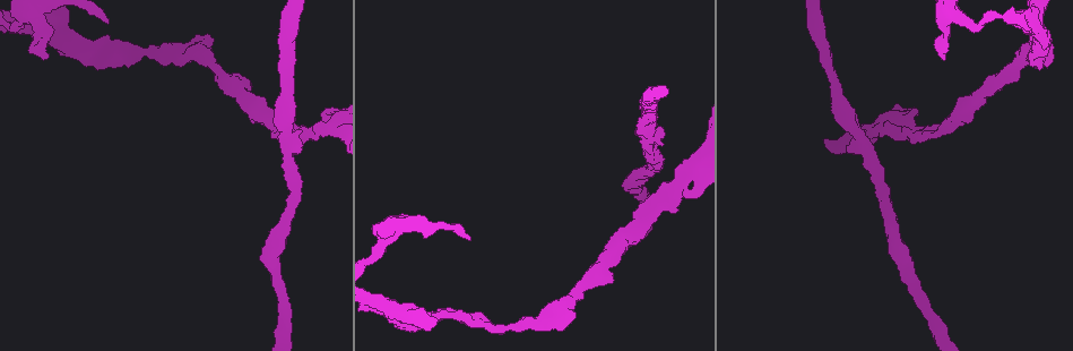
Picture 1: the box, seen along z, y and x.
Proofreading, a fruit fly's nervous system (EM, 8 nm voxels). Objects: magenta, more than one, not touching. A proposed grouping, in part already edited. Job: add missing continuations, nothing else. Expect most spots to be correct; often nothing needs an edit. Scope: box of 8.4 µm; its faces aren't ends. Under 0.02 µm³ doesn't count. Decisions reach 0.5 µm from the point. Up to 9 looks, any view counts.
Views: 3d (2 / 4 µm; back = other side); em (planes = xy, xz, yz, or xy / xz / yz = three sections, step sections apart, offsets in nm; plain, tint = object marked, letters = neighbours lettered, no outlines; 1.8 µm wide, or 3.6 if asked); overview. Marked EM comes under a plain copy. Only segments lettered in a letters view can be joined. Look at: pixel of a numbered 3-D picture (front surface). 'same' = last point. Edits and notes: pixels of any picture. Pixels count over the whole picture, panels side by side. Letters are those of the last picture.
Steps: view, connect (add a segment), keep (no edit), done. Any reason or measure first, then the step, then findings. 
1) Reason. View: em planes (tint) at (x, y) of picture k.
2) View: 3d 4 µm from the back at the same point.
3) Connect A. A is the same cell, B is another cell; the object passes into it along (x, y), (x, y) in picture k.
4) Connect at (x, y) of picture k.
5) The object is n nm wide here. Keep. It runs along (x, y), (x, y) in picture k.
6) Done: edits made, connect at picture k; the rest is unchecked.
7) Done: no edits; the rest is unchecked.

An open end. View: em planes (letters) at (108, 19) of picture 1.

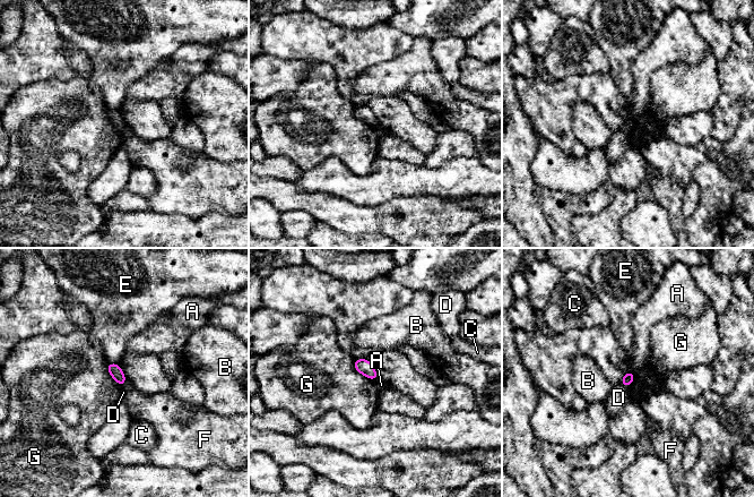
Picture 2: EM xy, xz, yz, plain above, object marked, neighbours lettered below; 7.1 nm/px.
Keep. A, B, C, D, E, F and G are other cells; a border runs along (354, 359), (354, 368), (375, 382) in picture 2; no lettered segment goes on from it.

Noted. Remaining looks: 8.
Free end. View: em xy step 8 (tint) at (944, 57) of picture 1.

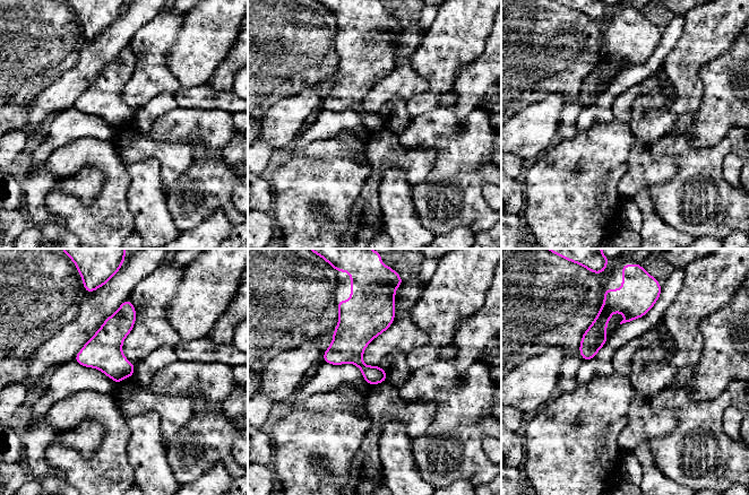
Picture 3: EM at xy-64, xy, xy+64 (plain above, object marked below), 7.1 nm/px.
View: em yz step 16 (letters) at the same point.

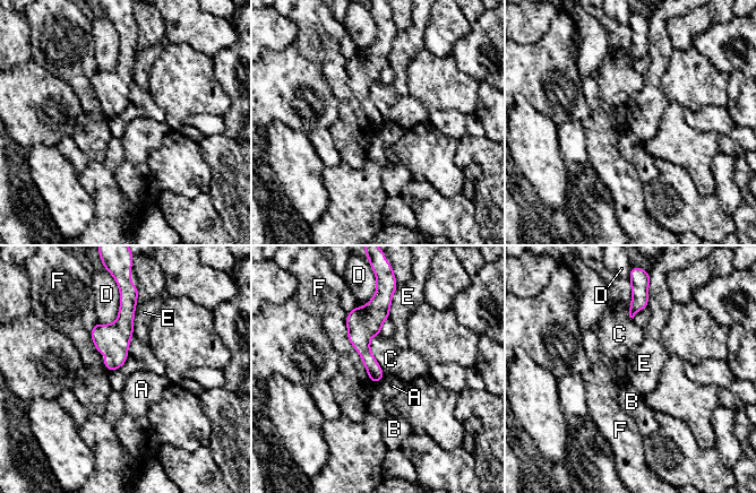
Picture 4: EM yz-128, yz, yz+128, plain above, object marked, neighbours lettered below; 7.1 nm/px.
The object is 100 nm wide here. Keep. A, B, C, D, E and F are other cells; a border runs along (379, 333), (370, 353), (383, 371) in picture 4; no lettered segment goes on from it.

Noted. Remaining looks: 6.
Free end. View: 3d 4 µm at (662, 128) of picture 1.

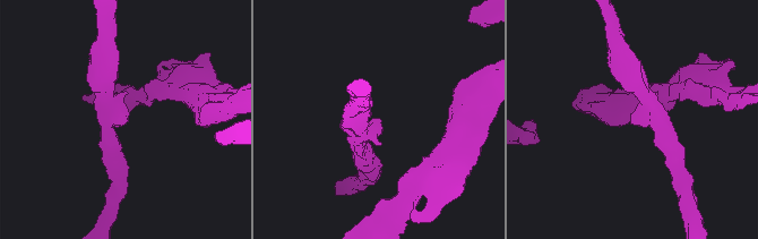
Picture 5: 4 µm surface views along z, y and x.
Now the EM. View: em planes (letters) at (122, 123) of picture 5.

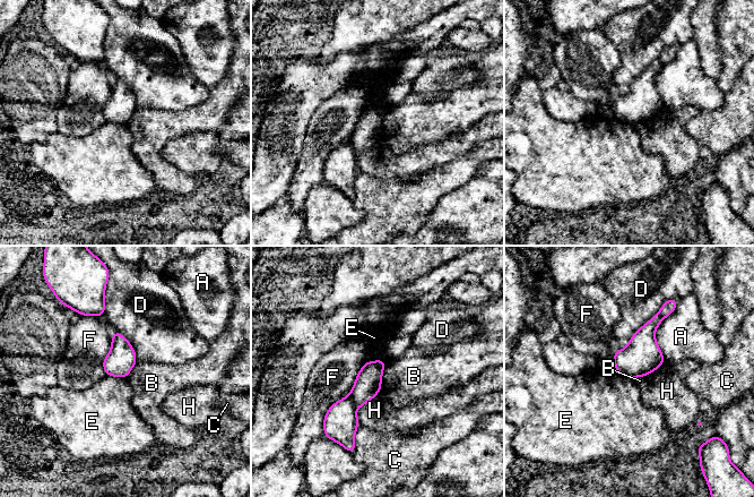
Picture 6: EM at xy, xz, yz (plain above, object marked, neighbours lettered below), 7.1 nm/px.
The longest contact is with D, 500 nm. Keep. A, B, C, D, E, F and H are other cells; it runs along (381, 362), (345, 409), (343, 430) in picture 6; none of them fits.

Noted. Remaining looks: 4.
Closes a loop. View: em yz step 8 (tint) at (677, 204) of picture 1.

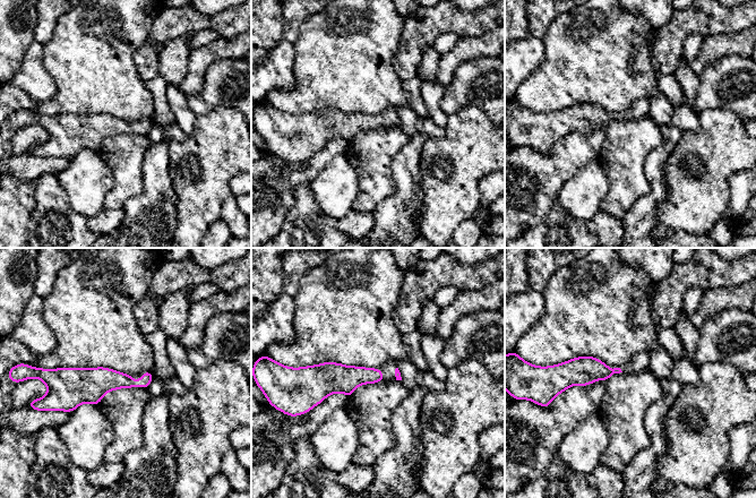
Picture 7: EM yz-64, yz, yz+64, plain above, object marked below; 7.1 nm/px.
View: em planes (letters) at the same point.

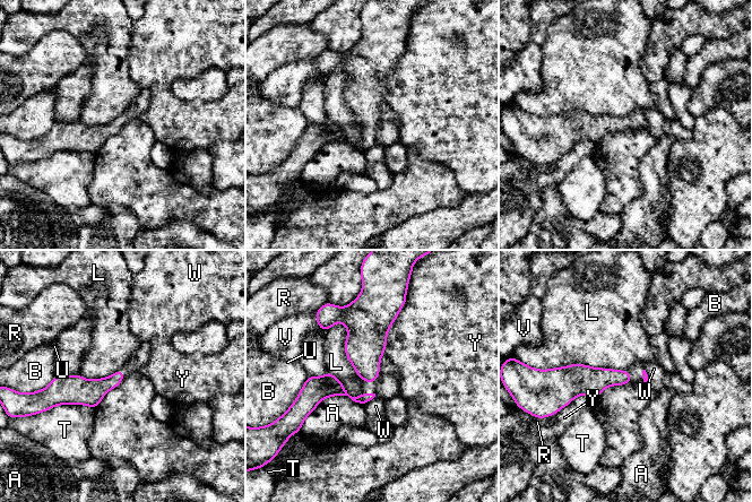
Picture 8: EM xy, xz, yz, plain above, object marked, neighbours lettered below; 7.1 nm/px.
The longest contact is with L, 480 nm. Keep. A, B, L, R, T, U, V, W and Y are other cells; a border runs along (337, 320), (364, 382) in picture 8; no lettered segment goes on from it.

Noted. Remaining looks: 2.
Done: no edits; the rest is unchecked.

